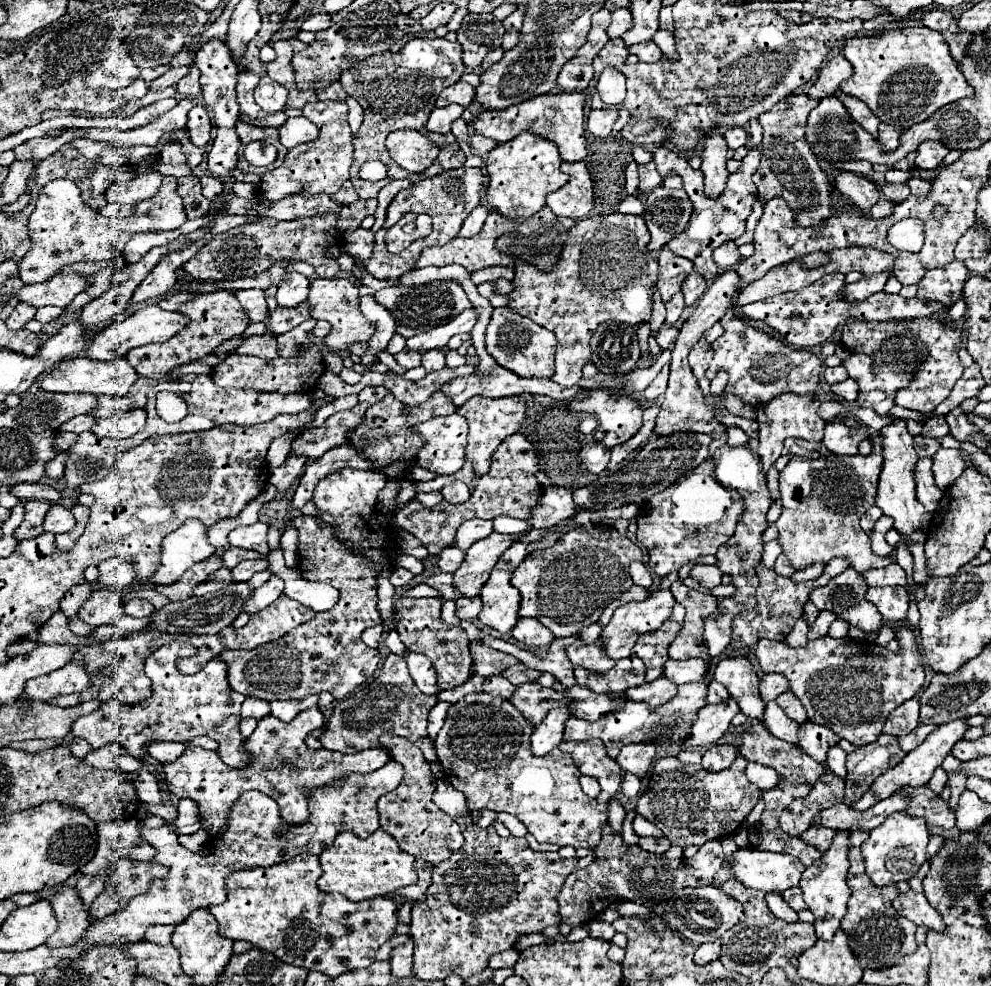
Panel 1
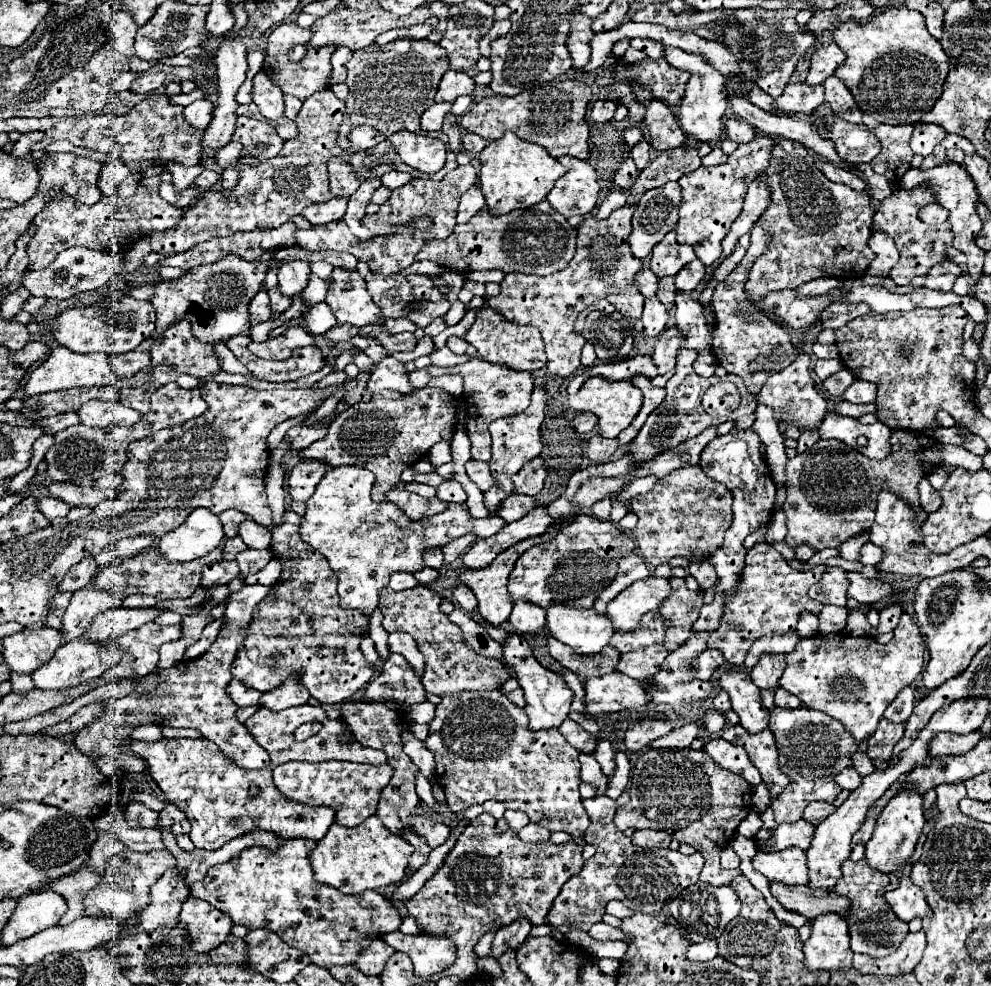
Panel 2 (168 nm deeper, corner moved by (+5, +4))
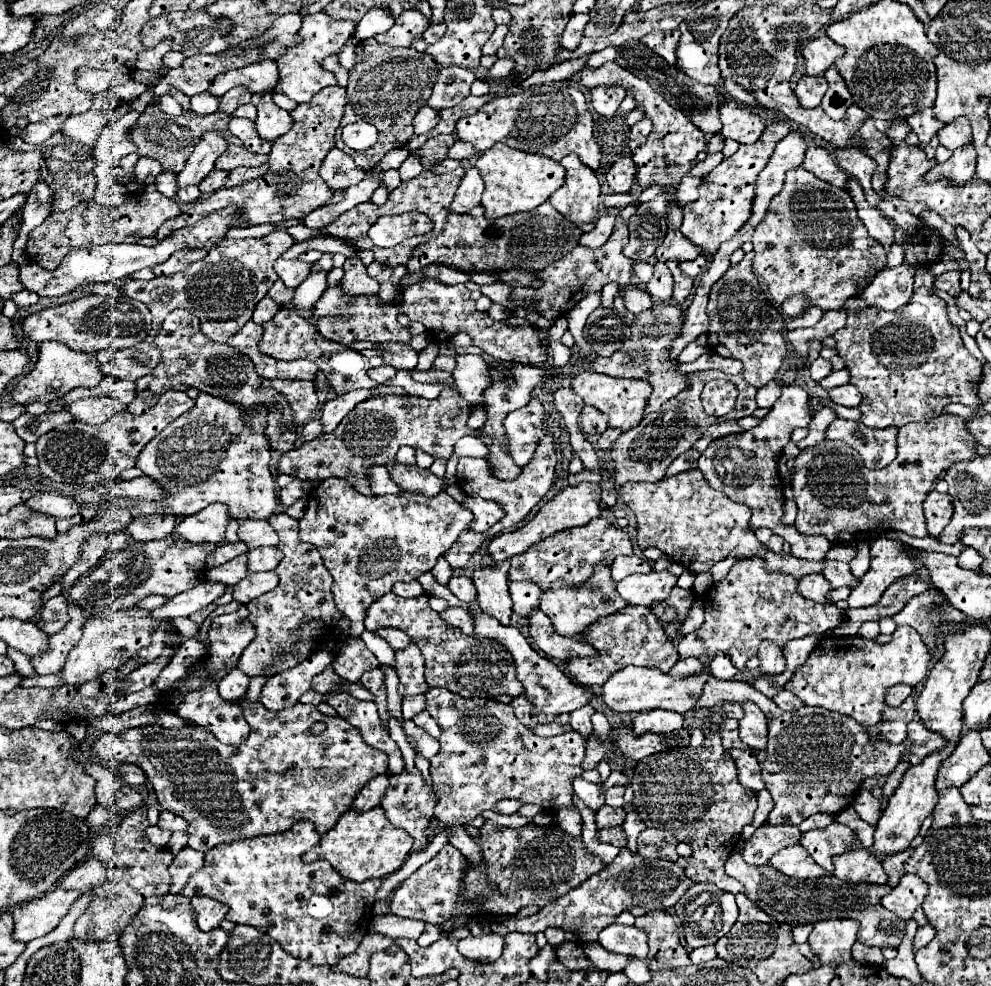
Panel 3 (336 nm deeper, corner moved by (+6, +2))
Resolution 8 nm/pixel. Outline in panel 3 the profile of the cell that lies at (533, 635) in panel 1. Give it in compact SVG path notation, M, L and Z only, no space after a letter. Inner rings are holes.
M512 581L510 583L510 595L514 601L514 613L528 617L528 613L538 607L542 589L530 581Z

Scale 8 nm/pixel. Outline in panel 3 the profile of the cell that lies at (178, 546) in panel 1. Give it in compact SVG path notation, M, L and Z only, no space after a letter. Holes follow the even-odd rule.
M214 503L206 509L186 517L178 527L176 535L190 543L222 543L224 531L230 521L230 513L226 505Z

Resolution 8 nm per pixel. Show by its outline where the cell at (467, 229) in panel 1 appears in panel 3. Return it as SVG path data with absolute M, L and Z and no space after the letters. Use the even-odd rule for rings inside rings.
M476 167L466 169L466 173L460 181L460 187L456 191L456 197L452 201L452 211L460 213L460 215L468 213L472 207L480 205L482 191L484 191L484 183L482 183L482 177L480 177L478 169Z

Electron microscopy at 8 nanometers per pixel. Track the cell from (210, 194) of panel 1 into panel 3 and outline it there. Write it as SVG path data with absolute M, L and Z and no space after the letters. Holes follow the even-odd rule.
M214 169L214 171L210 173L210 177L206 177L206 179L198 185L198 189L200 189L204 195L210 195L210 193L214 193L214 191L218 191L218 189L222 189L222 187L224 187L226 175L228 175L228 171Z

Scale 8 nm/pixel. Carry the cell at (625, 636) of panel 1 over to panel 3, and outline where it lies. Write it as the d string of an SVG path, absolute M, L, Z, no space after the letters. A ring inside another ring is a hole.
M650 571L648 575L632 575L616 585L620 597L628 605L650 607L654 601L668 599L678 577L670 571Z

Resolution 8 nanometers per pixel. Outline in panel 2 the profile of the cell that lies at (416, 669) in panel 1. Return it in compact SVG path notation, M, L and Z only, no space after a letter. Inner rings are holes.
M391 633L389 635L389 651L399 653L407 659L407 663L413 667L413 671L423 677L423 655L417 649L417 643L407 633Z

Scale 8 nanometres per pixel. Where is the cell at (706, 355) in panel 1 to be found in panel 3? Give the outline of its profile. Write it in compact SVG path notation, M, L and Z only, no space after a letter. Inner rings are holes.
M666 261L666 265L668 265L668 269L674 275L674 299L678 303L686 303L688 297L690 297L690 293L692 293L692 287L694 287L692 279L684 277L684 273L680 271L680 267L678 267L676 261Z

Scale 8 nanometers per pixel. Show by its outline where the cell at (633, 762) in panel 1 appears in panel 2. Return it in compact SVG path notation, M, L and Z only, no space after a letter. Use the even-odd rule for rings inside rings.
M645 719L641 723L635 723L625 731L625 741L623 741L625 749L629 753L637 753L657 737L667 735L673 727L675 725L671 721L661 721L661 719Z

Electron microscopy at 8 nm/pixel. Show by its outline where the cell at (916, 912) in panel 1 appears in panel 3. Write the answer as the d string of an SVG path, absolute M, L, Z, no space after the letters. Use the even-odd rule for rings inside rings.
M906 873L900 879L900 883L892 889L892 893L882 897L882 905L888 911L892 911L908 921L912 917L912 913L924 903L926 893L928 893L928 885L924 885L924 881L920 877Z

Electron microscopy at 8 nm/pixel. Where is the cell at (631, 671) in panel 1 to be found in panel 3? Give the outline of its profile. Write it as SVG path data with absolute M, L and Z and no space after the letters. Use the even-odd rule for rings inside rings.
M534 609L528 615L528 625L530 625L530 637L534 639L534 643L552 661L562 663L562 661L568 661L572 657L596 655L596 649L592 649L588 643L572 641L572 637L560 637L560 633L556 633L552 621L540 609Z

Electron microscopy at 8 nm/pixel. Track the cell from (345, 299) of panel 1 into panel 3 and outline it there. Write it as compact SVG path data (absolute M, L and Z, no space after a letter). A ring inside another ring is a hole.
M358 255L348 257L344 263L342 291L348 295L374 295L374 293L378 293L378 281L368 277L366 265L360 261Z

